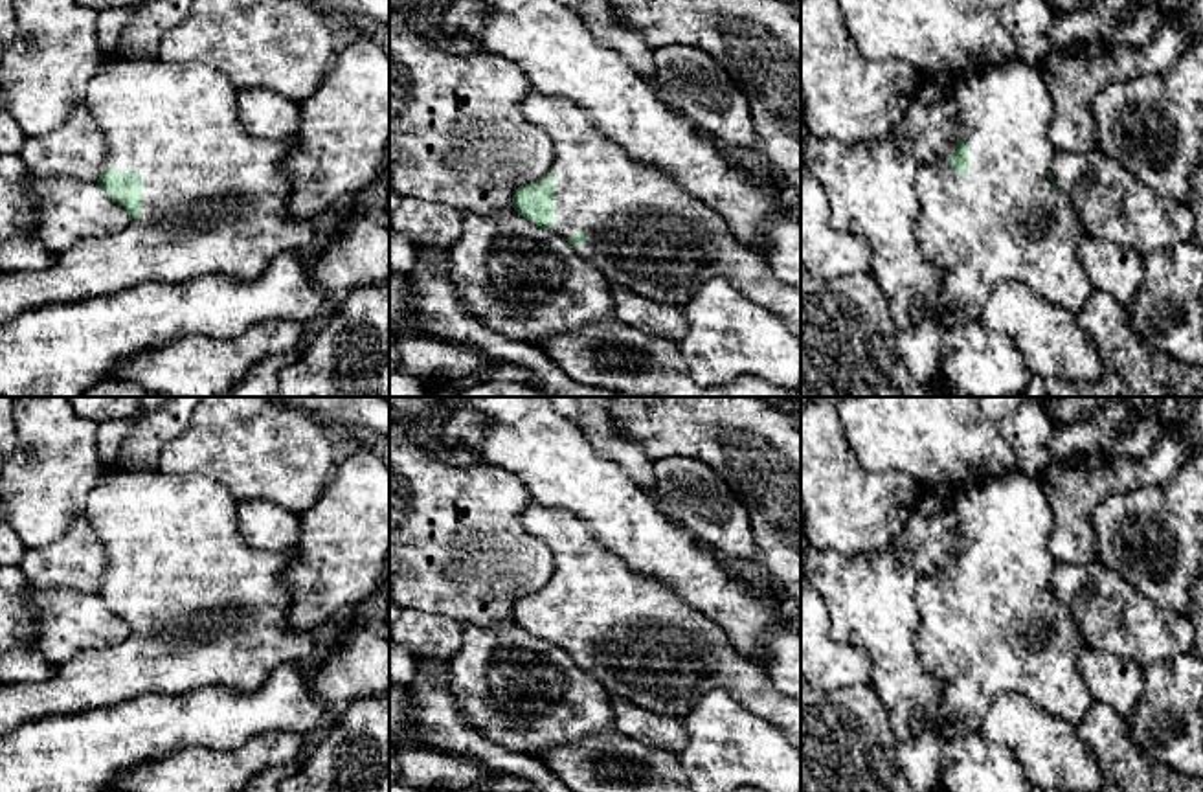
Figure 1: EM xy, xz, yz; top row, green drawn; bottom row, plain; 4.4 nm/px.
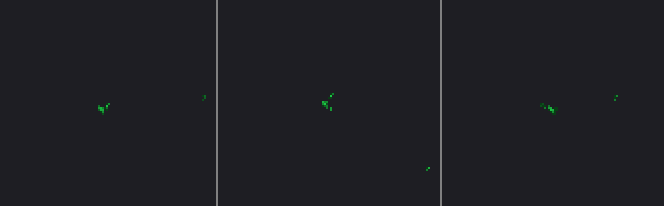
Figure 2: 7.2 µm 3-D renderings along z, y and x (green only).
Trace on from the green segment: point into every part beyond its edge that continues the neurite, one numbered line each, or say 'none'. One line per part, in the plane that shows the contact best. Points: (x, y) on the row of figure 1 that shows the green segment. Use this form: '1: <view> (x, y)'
1: xy (213, 199)

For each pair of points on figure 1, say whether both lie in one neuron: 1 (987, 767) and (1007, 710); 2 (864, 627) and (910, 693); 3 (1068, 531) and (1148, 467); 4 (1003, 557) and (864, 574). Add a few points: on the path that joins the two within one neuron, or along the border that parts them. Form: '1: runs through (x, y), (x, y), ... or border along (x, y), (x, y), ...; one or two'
1: border along (978, 732), (990, 741), (1005, 745), (1025, 772); two
2: runs through (880, 644), (895, 658), (897, 677); one
3: runs through (1077, 508), (1108, 476), (1124, 475); one
4: border along (922, 577), (915, 588), (921, 622); two

